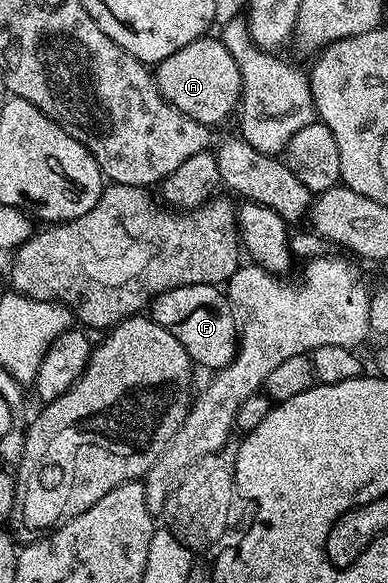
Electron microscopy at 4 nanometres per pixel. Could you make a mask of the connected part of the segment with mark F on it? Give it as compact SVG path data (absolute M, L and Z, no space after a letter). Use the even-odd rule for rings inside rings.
M197 283L168 289L154 298L148 308L148 315L161 327L168 329L168 333L172 333L180 345L184 345L199 368L211 367L211 372L217 373L234 360L238 351L238 322L221 286Z

